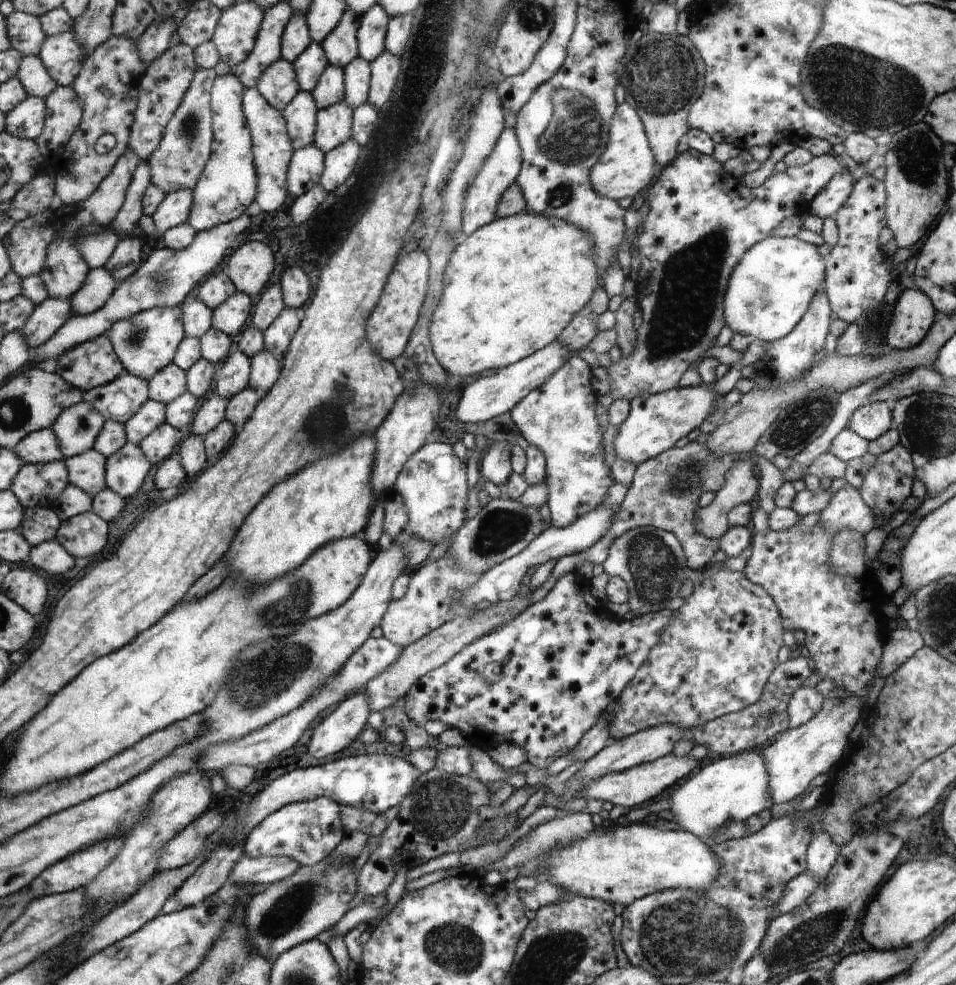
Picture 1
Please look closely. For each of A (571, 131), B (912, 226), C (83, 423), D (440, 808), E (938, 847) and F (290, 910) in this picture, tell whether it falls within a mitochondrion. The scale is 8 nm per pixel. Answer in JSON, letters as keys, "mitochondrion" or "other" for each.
{"A":"mitochondrion","B":"other","C":"mitochondrion","D":"mitochondrion","E":"other","F":"mitochondrion"}

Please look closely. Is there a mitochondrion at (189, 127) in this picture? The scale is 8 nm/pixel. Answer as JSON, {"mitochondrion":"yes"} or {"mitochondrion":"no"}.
{"mitochondrion":"yes"}

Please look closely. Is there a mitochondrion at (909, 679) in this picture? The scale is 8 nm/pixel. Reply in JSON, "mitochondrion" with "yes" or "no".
{"mitochondrion":"no"}

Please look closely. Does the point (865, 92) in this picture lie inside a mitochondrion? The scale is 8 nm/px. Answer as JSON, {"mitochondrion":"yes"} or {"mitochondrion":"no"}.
{"mitochondrion":"yes"}

